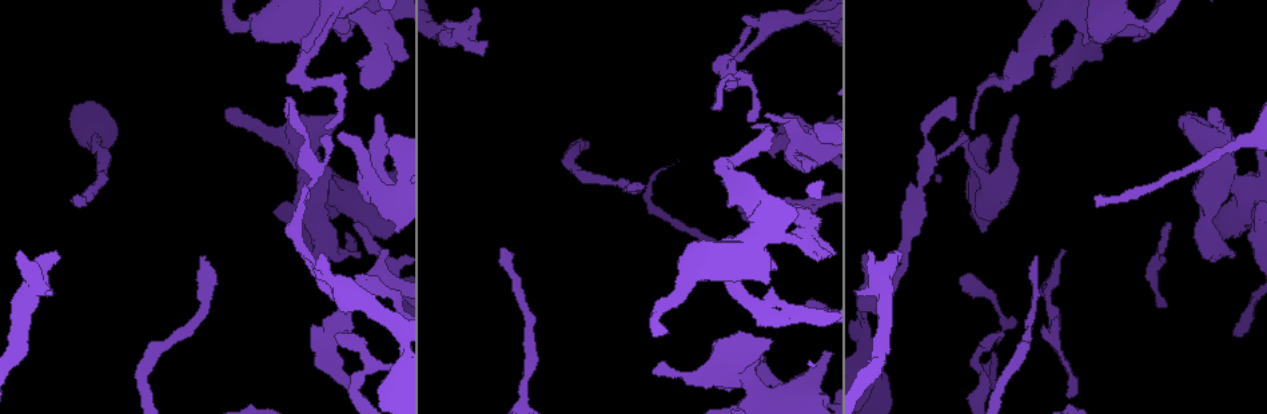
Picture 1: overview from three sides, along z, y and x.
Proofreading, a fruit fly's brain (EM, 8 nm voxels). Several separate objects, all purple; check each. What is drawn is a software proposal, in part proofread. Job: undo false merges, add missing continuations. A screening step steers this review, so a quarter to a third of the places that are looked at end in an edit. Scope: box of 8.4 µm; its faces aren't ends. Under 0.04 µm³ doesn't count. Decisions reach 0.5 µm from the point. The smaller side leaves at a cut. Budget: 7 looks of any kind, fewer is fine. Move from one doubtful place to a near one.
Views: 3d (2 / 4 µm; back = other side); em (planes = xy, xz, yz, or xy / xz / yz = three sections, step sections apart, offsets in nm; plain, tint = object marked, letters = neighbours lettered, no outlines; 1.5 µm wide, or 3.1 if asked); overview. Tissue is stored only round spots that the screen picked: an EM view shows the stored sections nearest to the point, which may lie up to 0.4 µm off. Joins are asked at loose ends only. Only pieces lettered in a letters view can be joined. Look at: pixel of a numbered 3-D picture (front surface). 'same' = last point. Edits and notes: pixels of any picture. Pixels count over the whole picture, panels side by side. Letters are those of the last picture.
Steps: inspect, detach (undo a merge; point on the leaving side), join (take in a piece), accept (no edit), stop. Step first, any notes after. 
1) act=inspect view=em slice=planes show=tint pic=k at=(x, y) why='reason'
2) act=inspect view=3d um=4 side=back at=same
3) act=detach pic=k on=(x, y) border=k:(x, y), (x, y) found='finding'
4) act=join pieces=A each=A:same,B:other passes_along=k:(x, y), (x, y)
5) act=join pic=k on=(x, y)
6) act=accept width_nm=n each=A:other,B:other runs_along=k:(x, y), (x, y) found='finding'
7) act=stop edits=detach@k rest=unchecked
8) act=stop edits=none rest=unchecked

act=inspect view=em slice=xy step=8 show=tint pic=1 at=(1095, 195)

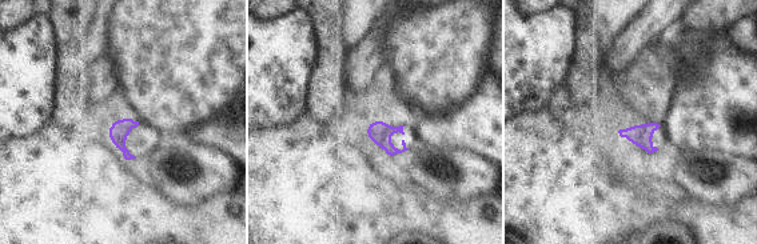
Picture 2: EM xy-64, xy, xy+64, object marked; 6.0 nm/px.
act=inspect view=em slice=planes show=letters at=same why='cut it another way'

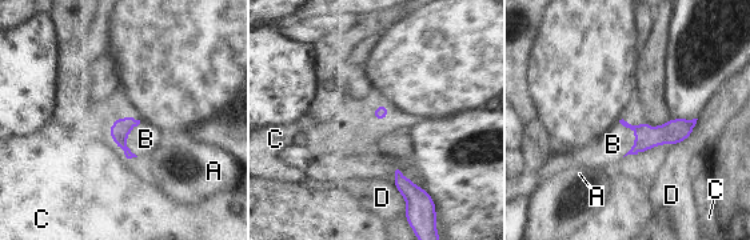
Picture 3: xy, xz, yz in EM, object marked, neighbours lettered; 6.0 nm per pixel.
act=join pieces=B longest_contact=D:220nm each=A:other,B:same,C:other,D:other found='the neuron continues'

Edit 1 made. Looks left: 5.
act=inspect view=overview

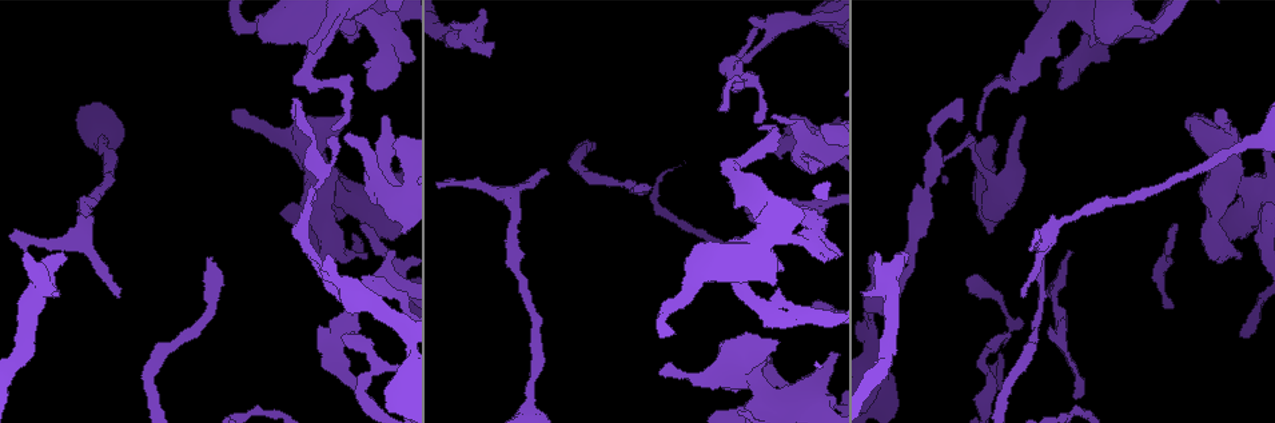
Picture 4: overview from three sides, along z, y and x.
act=inspect view=em slice=xz step=8 show=tint pic=4 at=(895, 258) why='branch stops here'

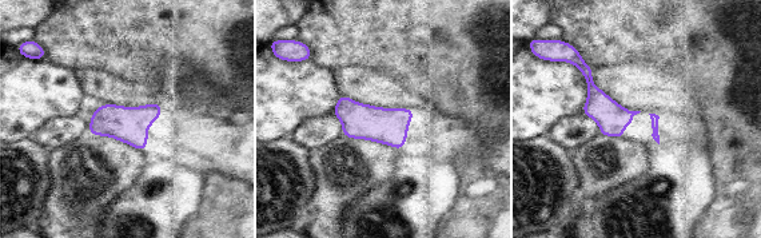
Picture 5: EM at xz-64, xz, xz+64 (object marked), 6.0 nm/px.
act=inspect view=em slice=planes show=letters at=same

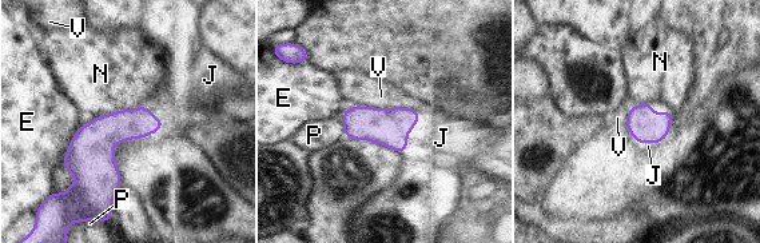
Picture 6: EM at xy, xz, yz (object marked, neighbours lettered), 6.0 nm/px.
act=join pieces=J width_nm=200 each=E:other,J:same,N:other,P:other,V:other passes_along=6:(390, 127), (418, 119), (441, 138) found='the neuron continues'

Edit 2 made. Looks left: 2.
act=stop edits=join@3,join@6 rest=unchecked

